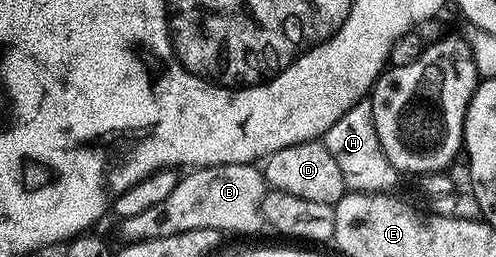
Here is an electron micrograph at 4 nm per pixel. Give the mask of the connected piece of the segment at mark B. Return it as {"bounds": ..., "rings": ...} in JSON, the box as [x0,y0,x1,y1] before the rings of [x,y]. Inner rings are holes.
{"bounds":[119,164,266,240],"rings":[[[215,164],[213,168],[196,168],[189,176],[181,175],[168,197],[150,207],[142,214],[126,217],[119,221],[120,232],[130,240],[153,240],[154,238],[170,238],[174,234],[182,234],[190,230],[217,228],[222,234],[228,232],[256,232],[265,227],[264,216],[260,207],[264,201],[266,185],[264,173],[256,164]]]}

